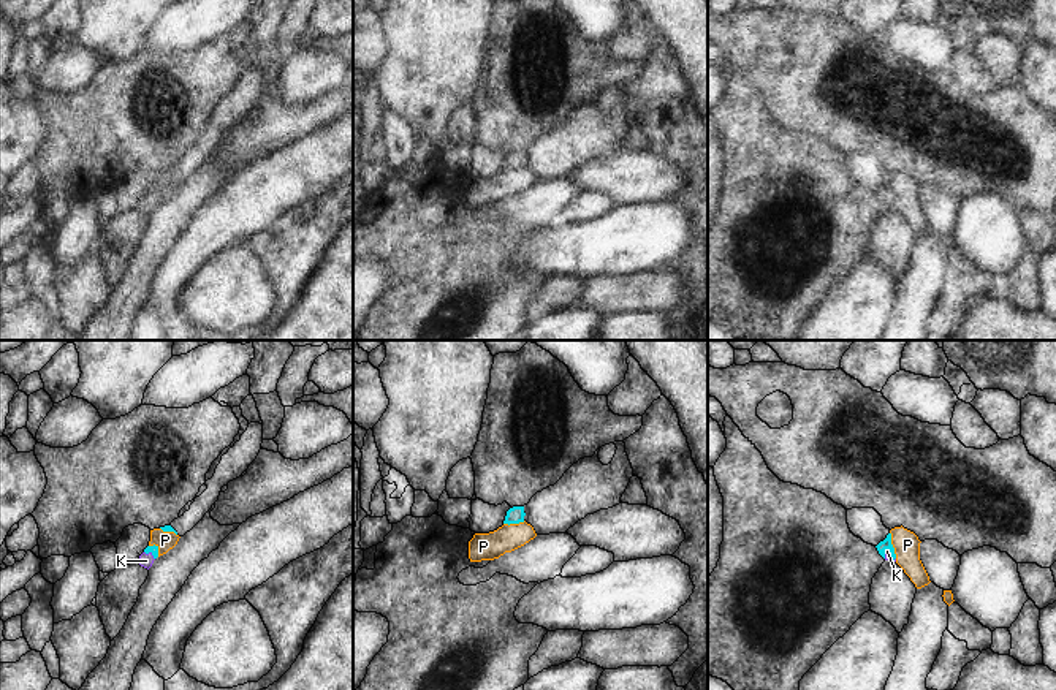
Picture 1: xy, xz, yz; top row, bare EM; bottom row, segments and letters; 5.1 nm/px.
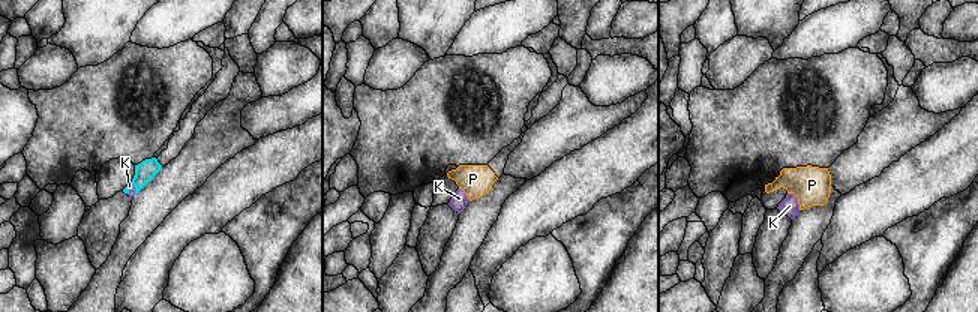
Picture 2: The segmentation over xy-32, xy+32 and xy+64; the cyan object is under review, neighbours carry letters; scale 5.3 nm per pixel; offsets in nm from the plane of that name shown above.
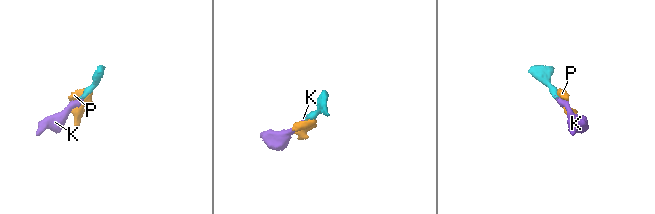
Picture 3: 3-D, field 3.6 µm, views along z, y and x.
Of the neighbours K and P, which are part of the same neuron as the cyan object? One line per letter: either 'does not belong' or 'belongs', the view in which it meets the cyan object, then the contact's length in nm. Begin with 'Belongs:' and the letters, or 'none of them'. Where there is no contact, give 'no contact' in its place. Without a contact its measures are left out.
Belongs: K
K: belongs; contact in yz; length 80 nm
P: does not belong; contact in yz; length 140 nm

